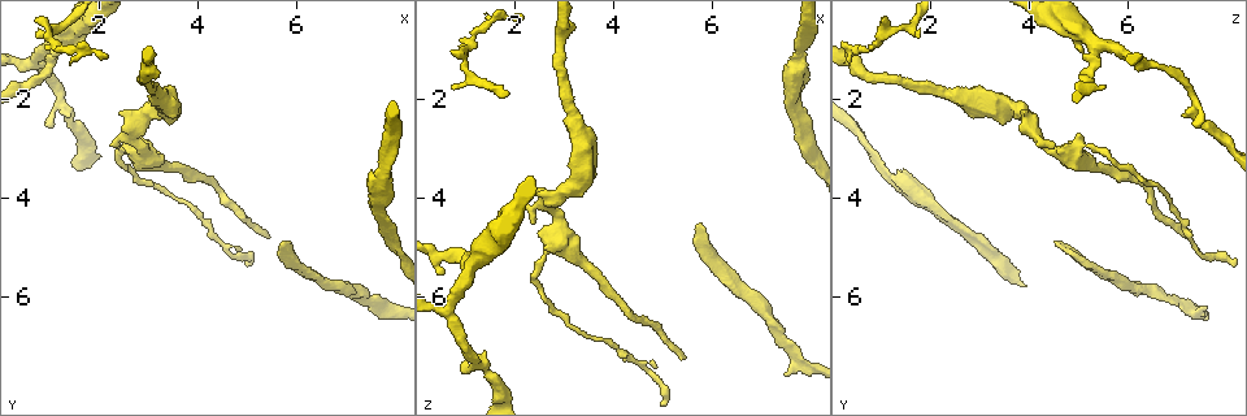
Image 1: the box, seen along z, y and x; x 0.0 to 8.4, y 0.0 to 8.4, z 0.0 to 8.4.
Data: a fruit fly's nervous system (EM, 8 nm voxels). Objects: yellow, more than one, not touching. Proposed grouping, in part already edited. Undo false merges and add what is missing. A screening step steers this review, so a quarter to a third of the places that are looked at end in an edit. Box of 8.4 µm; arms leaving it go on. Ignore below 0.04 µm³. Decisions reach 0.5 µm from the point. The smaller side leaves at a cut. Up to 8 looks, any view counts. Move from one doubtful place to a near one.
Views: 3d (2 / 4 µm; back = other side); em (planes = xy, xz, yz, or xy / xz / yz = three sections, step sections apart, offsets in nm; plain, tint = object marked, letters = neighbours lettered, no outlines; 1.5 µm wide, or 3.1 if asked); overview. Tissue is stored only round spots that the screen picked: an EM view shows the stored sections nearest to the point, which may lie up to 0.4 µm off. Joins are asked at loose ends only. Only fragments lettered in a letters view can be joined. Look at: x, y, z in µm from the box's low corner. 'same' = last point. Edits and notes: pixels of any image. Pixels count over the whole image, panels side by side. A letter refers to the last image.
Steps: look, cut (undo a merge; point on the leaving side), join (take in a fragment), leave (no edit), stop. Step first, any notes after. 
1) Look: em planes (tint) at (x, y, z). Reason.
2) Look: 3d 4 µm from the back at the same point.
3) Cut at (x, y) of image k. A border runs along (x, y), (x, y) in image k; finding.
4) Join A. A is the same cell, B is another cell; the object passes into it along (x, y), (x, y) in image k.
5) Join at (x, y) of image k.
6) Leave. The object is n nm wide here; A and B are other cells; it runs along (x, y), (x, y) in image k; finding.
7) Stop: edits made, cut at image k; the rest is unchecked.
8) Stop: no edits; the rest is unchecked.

Look: 3d 2 µm at (2.40, 2.95, 4.55). Free end.

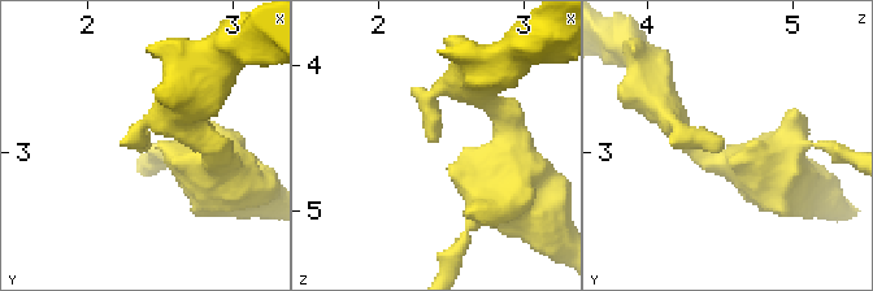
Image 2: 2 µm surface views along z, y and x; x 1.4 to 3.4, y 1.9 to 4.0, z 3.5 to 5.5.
Look: em planes (letters) at (2.36, 2.90, 4.56). Now the EM.

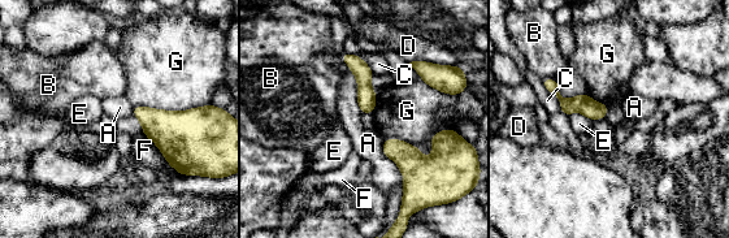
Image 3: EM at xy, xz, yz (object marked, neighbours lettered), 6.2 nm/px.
Leave. A, B, C, D, E, F and G are other cells; a border runs along (555, 78), (541, 79) in image 3; no lettered fragment goes on from it.

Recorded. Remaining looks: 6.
Look: em planes (letters) at (5.50, 4.80, 7.25). Long arm stops here.

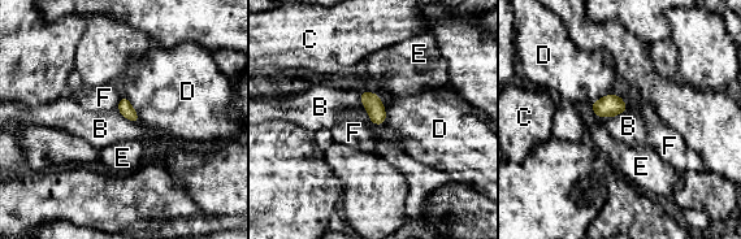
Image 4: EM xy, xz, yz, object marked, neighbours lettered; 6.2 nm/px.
Leave. The object is 90 nm wide here; B, C, D, E and F are other cells; a border runs along (376, 94), (384, 107), (385, 124) in image 4; no lettered fragment goes on from it.

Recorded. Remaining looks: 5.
Look: em planes (tint) at (7.80, 3.65, 1.30). Calibre changes.

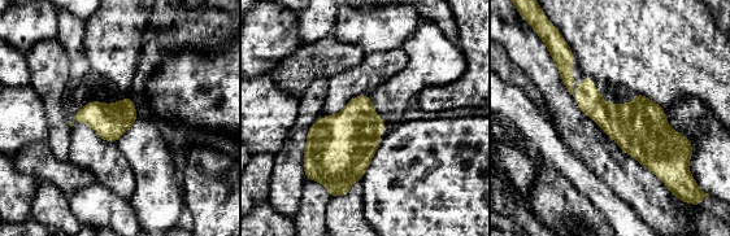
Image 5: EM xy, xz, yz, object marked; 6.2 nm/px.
Look: em planes (letters) at the same point. What lies round it.

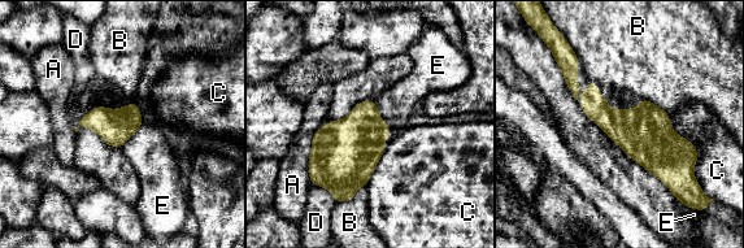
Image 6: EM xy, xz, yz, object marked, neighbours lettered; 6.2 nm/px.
Leave. A, B, C, D and E are other cells; it runs along (566, 74), (684, 174) in image 6; continuous, no second neuron.

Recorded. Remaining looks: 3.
Stop: no edits; the rest is unchecked.

